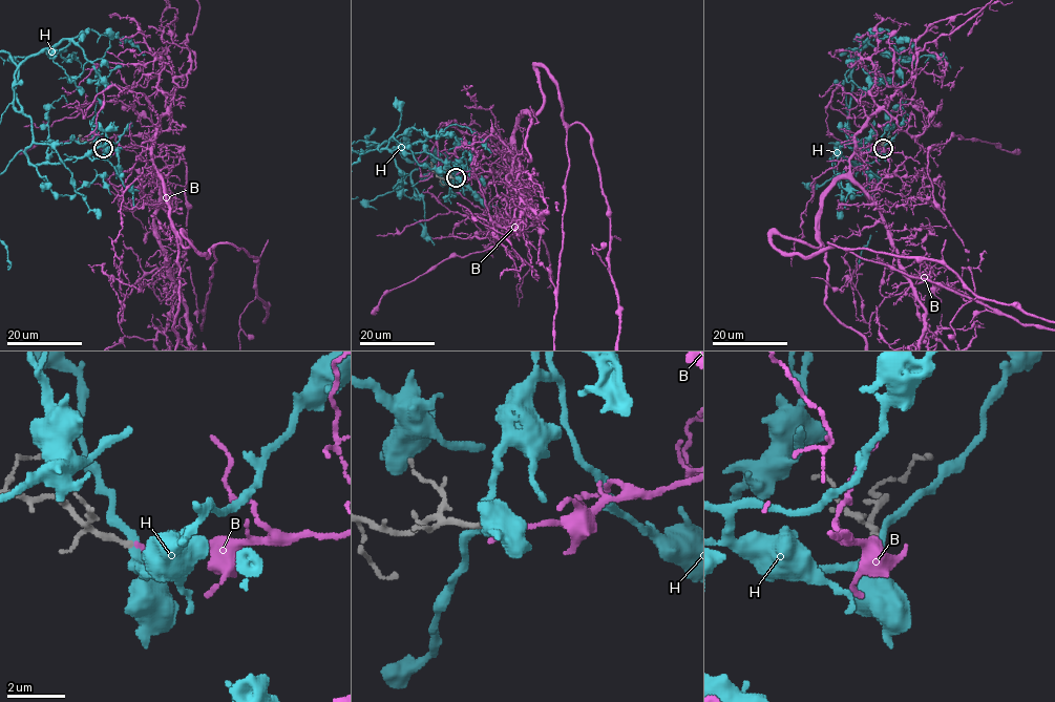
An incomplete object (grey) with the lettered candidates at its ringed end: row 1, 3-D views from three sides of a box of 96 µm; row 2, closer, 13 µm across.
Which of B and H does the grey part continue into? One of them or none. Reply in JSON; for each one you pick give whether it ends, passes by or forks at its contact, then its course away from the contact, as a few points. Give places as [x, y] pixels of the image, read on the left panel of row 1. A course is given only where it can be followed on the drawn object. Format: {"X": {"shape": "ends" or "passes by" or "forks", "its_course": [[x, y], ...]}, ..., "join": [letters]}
{"B": {"shape": "ends"}, "join": ["B"]}

